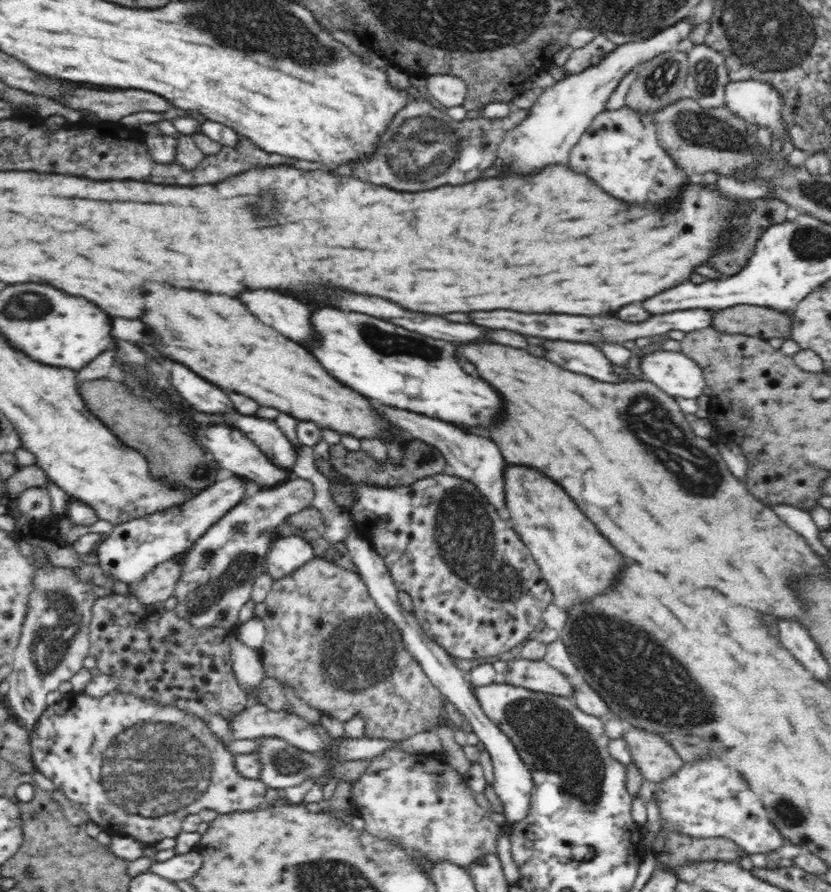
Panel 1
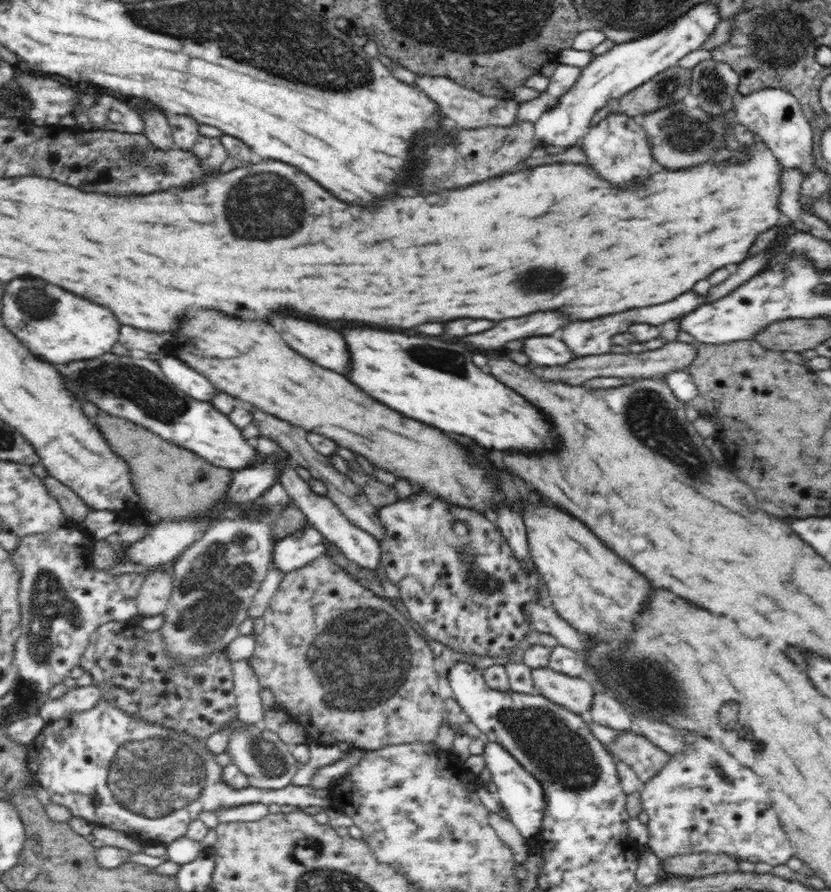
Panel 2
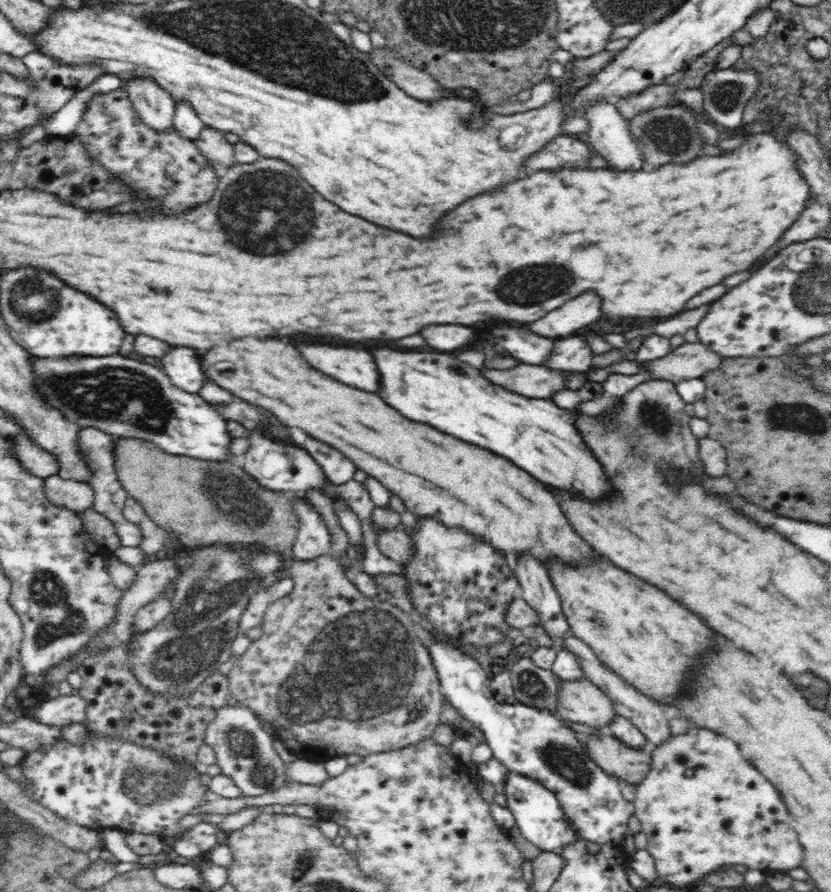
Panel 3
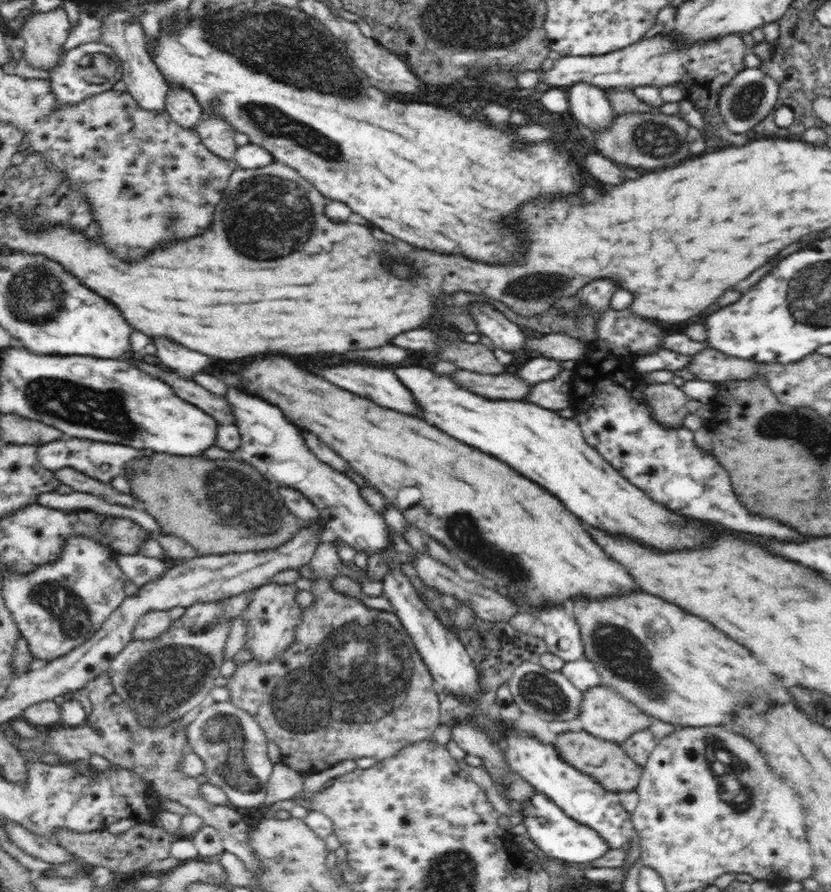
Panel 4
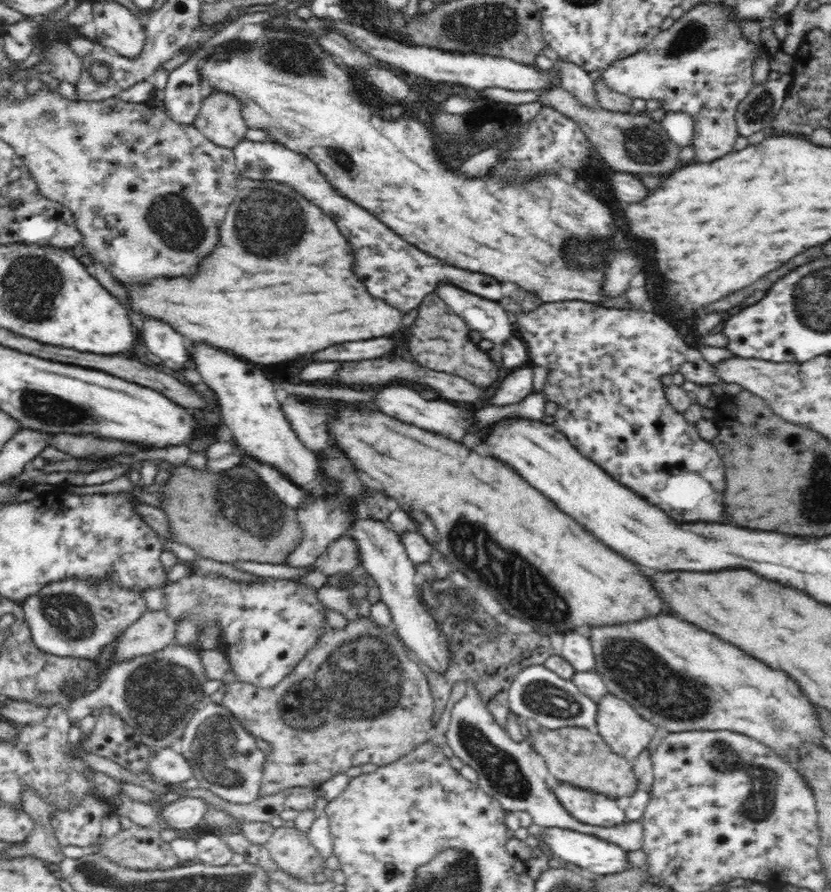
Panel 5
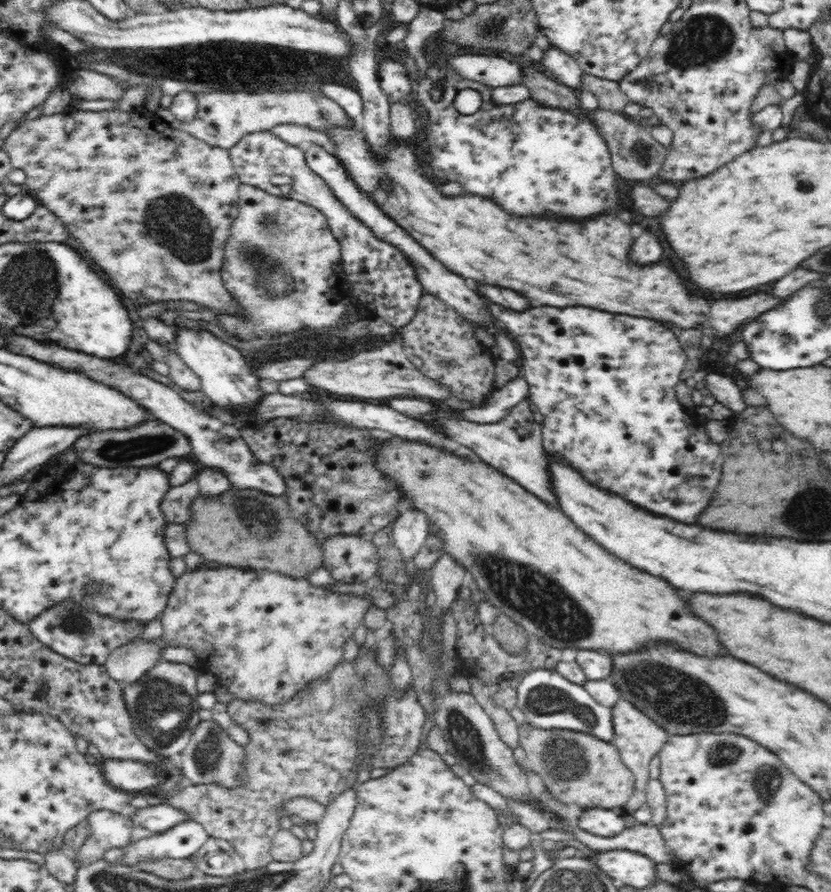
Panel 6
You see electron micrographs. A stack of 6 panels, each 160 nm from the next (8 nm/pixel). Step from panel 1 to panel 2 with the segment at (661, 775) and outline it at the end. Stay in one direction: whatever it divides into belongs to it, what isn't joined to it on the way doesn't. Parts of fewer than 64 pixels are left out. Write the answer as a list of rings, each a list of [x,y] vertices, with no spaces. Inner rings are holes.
[[[632,731],[621,732],[605,747],[610,754],[614,754],[616,758],[630,766],[642,784],[654,778],[671,757],[644,735]]]

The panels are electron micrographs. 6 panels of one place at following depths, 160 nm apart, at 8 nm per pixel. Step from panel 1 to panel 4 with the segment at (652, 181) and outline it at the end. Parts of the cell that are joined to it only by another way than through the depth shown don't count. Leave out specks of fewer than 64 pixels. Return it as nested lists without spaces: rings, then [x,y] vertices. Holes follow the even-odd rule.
[[[576,82],[567,88],[567,92],[572,115],[592,132],[609,127],[616,118],[604,89],[586,82]]]

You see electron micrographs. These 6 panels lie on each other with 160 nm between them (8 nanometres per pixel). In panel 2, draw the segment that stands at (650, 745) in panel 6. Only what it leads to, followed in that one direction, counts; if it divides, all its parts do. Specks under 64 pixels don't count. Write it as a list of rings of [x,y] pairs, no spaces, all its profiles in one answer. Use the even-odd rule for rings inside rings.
[[[548,666],[532,668],[532,683],[539,695],[574,714],[587,717],[591,710],[595,694],[591,683],[580,677],[562,674]]]

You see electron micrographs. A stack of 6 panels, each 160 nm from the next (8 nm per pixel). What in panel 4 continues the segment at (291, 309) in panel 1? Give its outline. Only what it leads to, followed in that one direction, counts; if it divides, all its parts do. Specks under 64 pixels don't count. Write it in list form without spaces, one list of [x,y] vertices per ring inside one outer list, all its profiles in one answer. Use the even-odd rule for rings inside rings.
[[[346,362],[346,364],[336,364],[336,366],[324,366],[322,368],[322,376],[328,382],[332,382],[332,384],[348,390],[348,392],[354,392],[354,394],[358,394],[362,398],[370,398],[378,406],[392,408],[396,412],[410,414],[410,416],[420,416],[422,418],[422,410],[418,408],[418,402],[414,400],[414,396],[410,396],[410,390],[398,380],[398,376],[392,370],[374,368],[374,366],[366,366],[366,364]]]

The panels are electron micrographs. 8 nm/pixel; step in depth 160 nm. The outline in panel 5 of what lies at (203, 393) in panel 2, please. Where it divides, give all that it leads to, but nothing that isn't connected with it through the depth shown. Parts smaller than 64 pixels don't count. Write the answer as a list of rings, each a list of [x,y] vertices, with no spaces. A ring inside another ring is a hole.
[[[146,318],[144,320],[144,344],[168,368],[179,369],[191,365],[192,358],[188,354],[188,346],[192,348],[192,342],[188,344],[188,340],[182,334],[178,334],[168,322]]]

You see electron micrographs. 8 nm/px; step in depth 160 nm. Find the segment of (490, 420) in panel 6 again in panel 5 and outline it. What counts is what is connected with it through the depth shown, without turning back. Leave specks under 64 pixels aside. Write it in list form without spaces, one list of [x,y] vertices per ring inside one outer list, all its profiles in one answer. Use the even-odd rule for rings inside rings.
[[[529,364],[514,369],[502,380],[498,392],[486,404],[506,406],[506,404],[514,404],[514,402],[524,400],[533,390],[533,372],[534,367]]]

